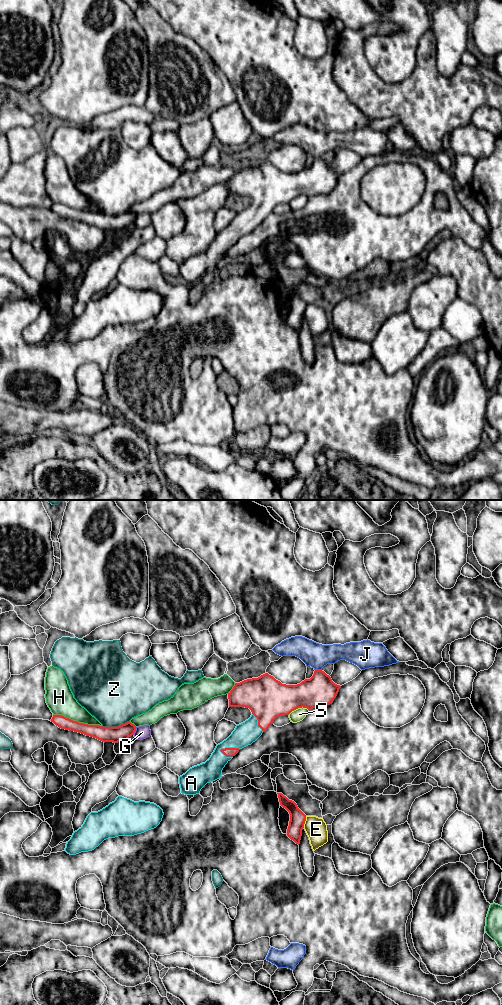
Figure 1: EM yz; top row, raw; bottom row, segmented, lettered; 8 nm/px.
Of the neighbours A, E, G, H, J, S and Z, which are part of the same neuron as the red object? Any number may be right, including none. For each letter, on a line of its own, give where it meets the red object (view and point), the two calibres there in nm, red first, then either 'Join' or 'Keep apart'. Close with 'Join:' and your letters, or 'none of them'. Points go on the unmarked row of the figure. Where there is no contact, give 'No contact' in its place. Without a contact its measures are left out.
A: Touches red at yz (229, 236). Thickness 80 nm (red) against 180 nm. Join
E: Touches red at yz (304, 310). Thickness 130 nm (red) against 170 nm. Keep apart
G: Touches red at yz (135, 218). Thickness 130 nm (red) against 110 nm. Keep apart
H: Touches red at yz (76, 209). Thickness 120 nm (red) against 220 nm. Keep apart
J: Touches red at yz (318, 158). Thickness 240 nm (red) against 200 nm. Keep apart
S: Touches red at yz (298, 195). Thickness 320 nm (red) against 100 nm. Keep apart
Z: Touches red at yz (115, 215). Thickness 130 nm (red) against 460 nm. Keep apart
Join: A

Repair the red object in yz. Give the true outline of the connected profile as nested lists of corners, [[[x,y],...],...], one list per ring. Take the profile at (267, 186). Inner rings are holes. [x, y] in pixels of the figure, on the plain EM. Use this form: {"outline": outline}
{"outline": [[[322,157],[315,158],[310,167],[297,173],[282,172],[268,161],[235,171],[228,181],[229,195],[249,196],[252,203],[216,234],[205,251],[179,265],[181,281],[199,282],[207,271],[220,267],[225,253],[240,237],[255,230],[277,205],[302,195],[311,198],[330,193],[340,176]]]}

